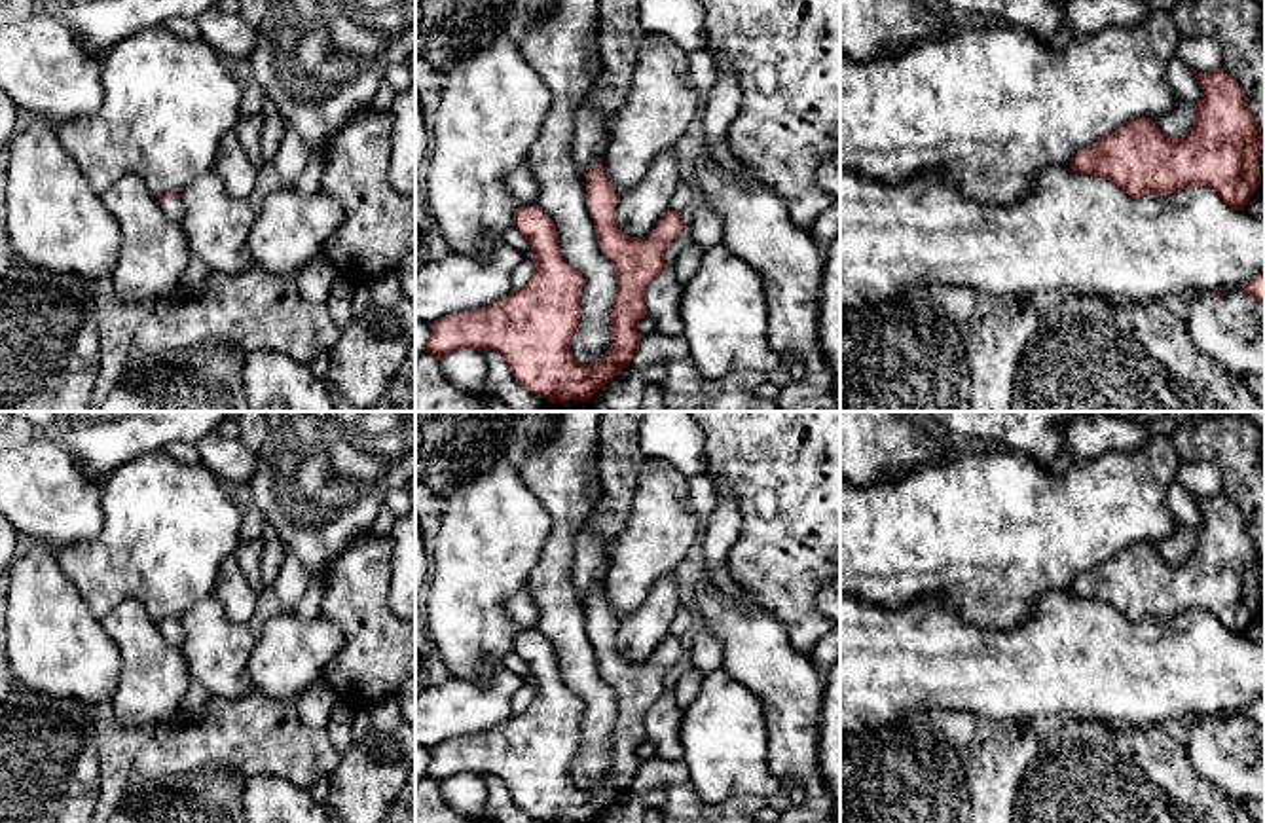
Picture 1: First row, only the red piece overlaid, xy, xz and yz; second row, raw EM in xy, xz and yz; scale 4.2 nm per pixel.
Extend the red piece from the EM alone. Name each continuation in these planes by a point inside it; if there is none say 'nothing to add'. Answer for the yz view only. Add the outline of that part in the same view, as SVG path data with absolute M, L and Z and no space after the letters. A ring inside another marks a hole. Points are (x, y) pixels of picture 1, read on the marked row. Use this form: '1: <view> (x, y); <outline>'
nothing to add

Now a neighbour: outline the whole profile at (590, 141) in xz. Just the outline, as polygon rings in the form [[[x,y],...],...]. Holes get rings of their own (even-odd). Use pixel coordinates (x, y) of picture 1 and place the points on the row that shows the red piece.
[[[594,87],[588,91],[586,101],[575,118],[575,138],[571,148],[571,157],[584,176],[594,165],[605,167],[605,150],[609,119],[594,104]]]

